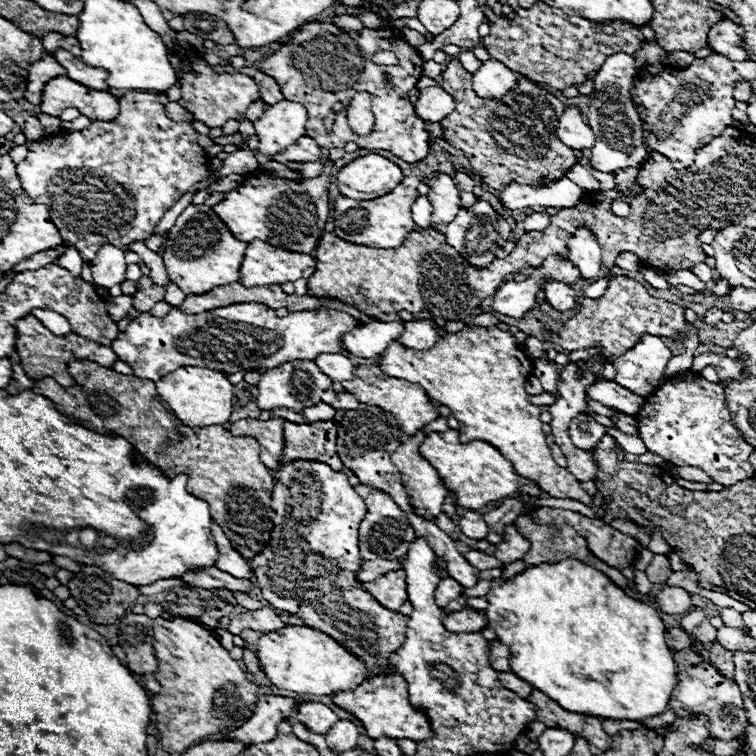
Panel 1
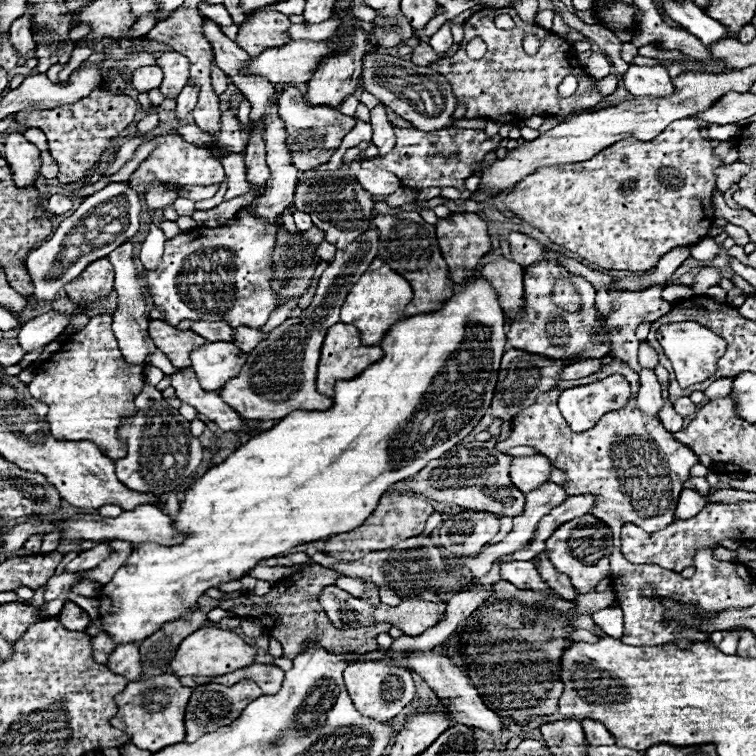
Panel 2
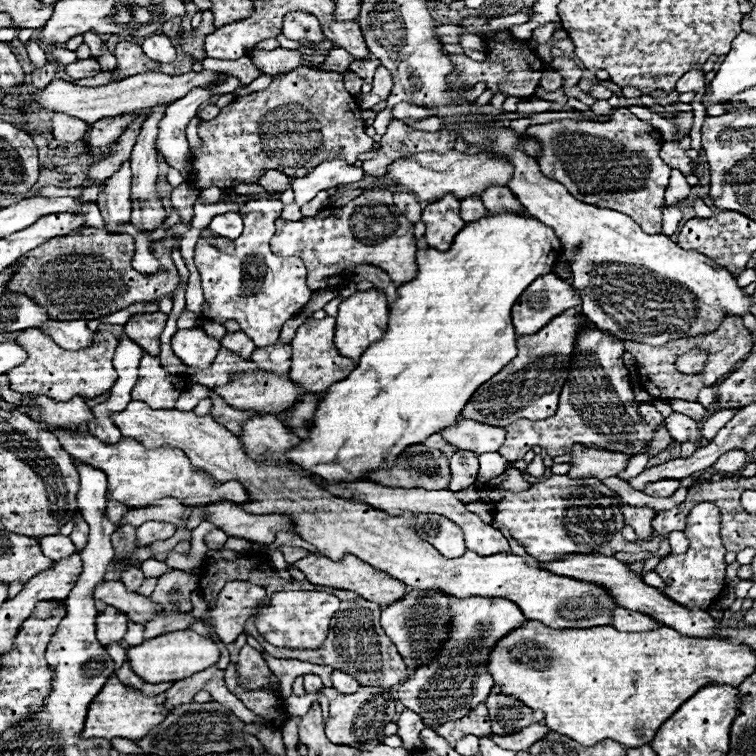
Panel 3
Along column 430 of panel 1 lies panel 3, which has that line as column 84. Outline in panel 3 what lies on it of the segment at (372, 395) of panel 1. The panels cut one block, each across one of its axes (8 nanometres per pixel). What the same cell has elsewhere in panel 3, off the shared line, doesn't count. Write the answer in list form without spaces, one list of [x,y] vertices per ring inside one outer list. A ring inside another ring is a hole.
[[[30,396],[30,398],[40,404],[42,422],[46,422],[46,424],[68,428],[68,424],[80,424],[80,422],[92,420],[92,412],[86,406],[84,398],[80,398],[80,396],[76,396],[68,402],[52,402],[46,396]]]

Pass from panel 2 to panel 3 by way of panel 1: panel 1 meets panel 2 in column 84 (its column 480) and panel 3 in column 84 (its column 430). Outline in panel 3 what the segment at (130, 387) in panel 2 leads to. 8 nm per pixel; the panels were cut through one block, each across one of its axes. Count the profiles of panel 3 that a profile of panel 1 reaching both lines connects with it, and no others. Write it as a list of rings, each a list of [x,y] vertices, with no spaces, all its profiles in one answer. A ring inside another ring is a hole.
[[[36,328],[22,330],[18,336],[18,342],[22,342],[22,346],[28,350],[28,360],[16,370],[8,372],[10,388],[14,392],[38,394],[38,396],[42,394],[56,402],[66,402],[66,400],[72,400],[74,396],[96,398],[108,392],[116,380],[112,356],[118,346],[118,340],[110,332],[98,330],[92,338],[92,344],[82,350],[64,350]]]

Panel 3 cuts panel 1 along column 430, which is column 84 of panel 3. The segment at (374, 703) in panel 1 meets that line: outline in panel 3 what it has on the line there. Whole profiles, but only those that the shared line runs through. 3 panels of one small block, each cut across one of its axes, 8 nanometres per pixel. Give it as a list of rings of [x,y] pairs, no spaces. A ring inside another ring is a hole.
[[[112,676],[104,684],[100,694],[94,698],[94,702],[90,704],[82,738],[108,738],[108,740],[130,738],[130,740],[140,740],[154,726],[158,726],[166,718],[166,714],[170,712],[168,708],[164,708],[164,702],[166,702],[166,694],[144,696],[142,692],[138,692],[130,686],[124,686],[116,676]]]

